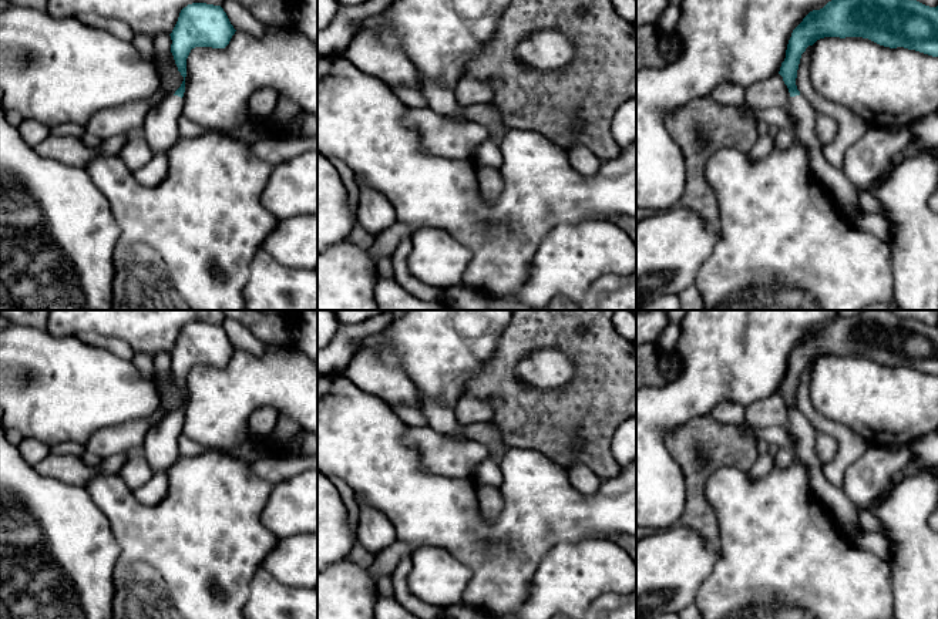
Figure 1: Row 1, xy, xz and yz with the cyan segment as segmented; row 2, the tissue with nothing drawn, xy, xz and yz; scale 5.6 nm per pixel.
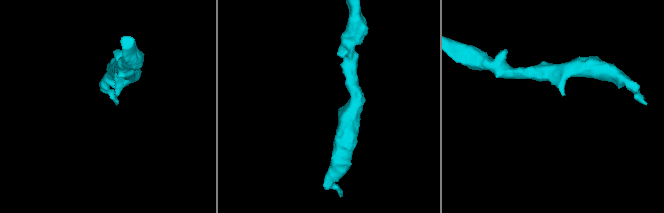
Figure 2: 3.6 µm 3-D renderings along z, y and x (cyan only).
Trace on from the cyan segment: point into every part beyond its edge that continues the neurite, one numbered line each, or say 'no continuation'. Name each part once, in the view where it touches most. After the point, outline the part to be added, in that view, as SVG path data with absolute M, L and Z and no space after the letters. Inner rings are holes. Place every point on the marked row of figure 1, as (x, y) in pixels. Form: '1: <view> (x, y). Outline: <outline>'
1: yz (834, 180). Outline: M801 95L790 97L787 111L796 121L793 141L806 147L810 166L817 179L841 202L845 218L854 219L861 212L857 198L858 188L841 169L830 165L823 157L824 145L816 134L817 112Z

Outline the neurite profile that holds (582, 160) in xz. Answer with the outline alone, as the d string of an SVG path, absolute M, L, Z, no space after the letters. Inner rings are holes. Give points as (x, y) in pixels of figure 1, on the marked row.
M574 144L567 151L571 166L582 176L594 176L599 171L602 159L599 159L591 149Z

